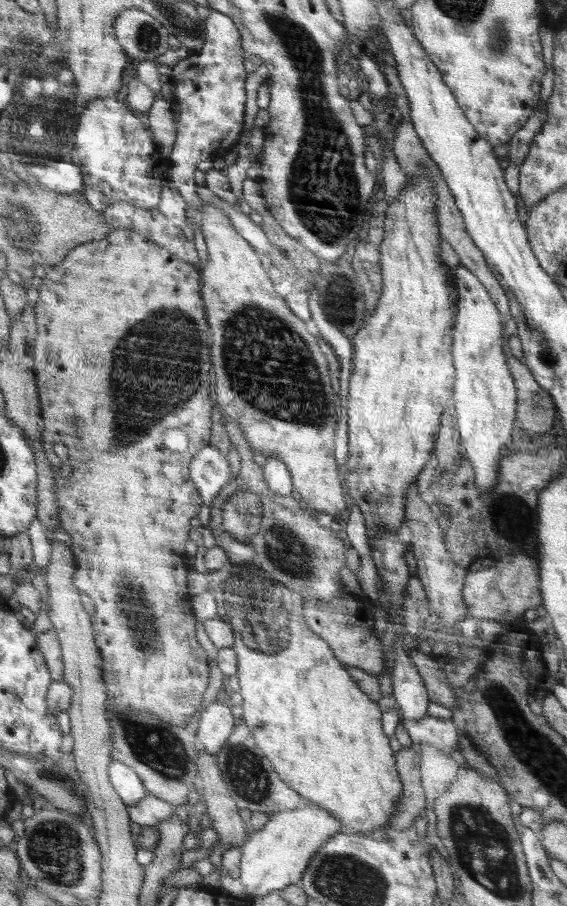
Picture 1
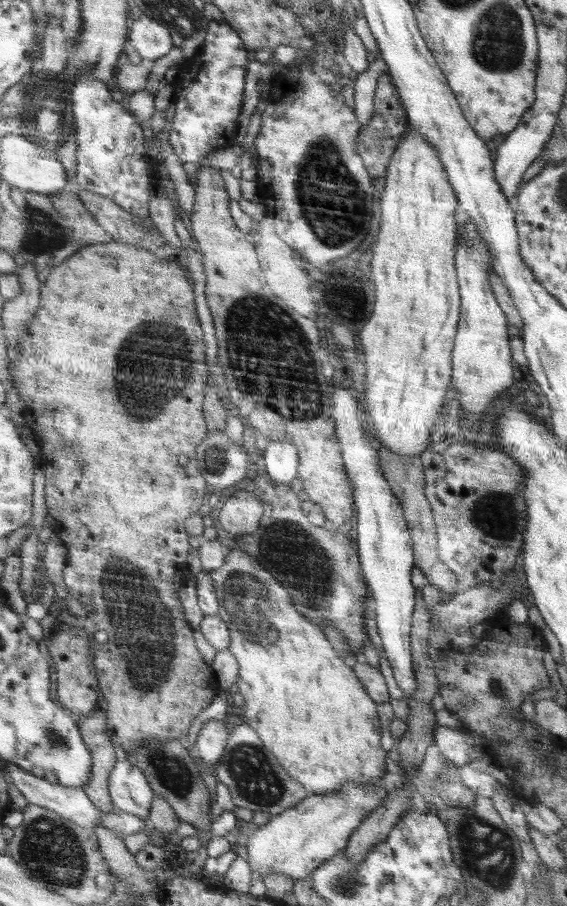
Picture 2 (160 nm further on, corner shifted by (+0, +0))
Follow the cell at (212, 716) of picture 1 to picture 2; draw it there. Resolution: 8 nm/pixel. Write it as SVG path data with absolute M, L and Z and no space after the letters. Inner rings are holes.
M212 719L200 730L197 747L201 758L213 769L221 763L222 754L229 742L229 734L224 720Z

